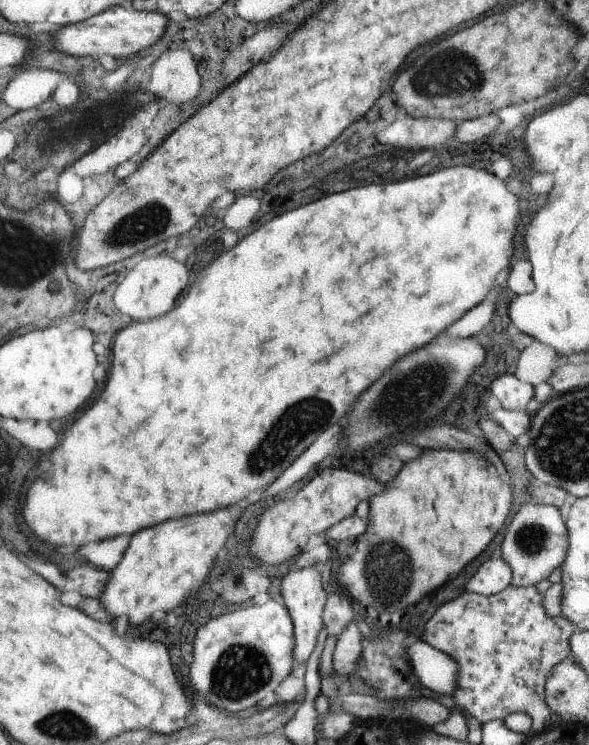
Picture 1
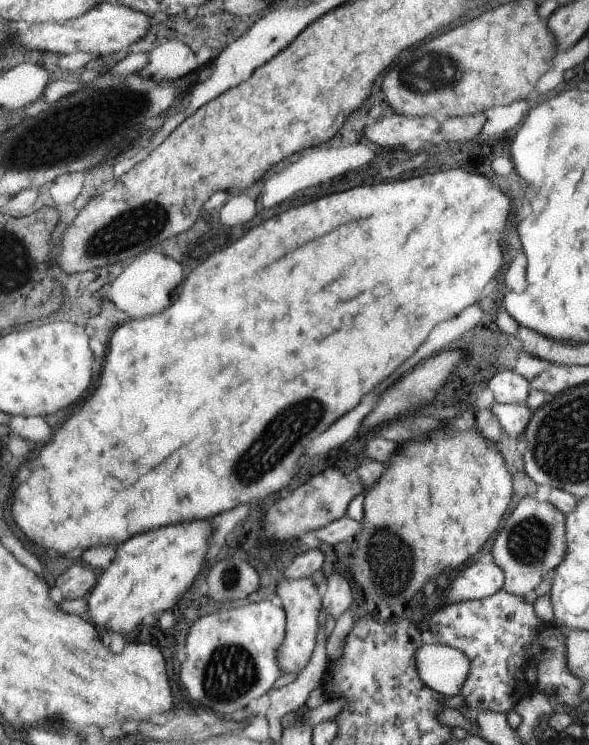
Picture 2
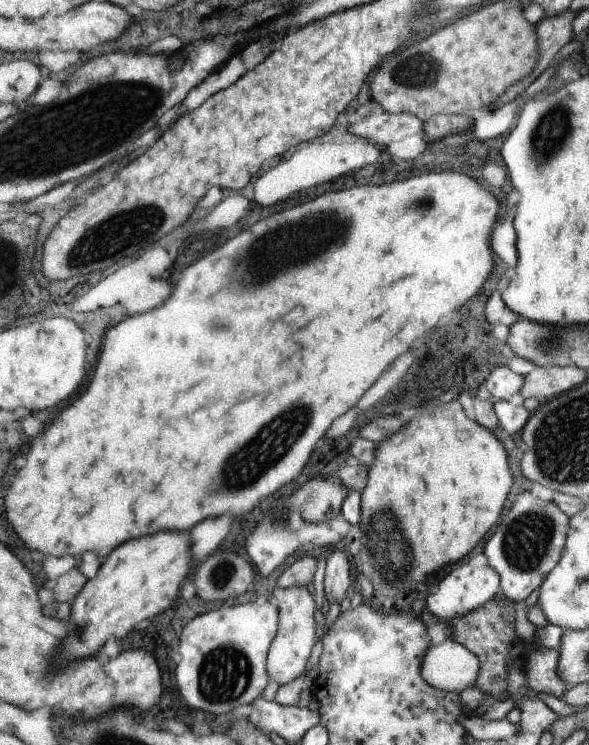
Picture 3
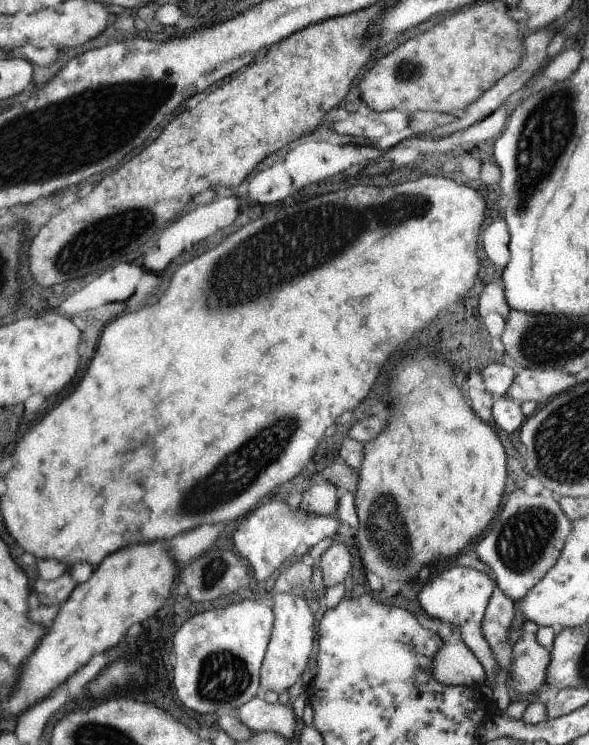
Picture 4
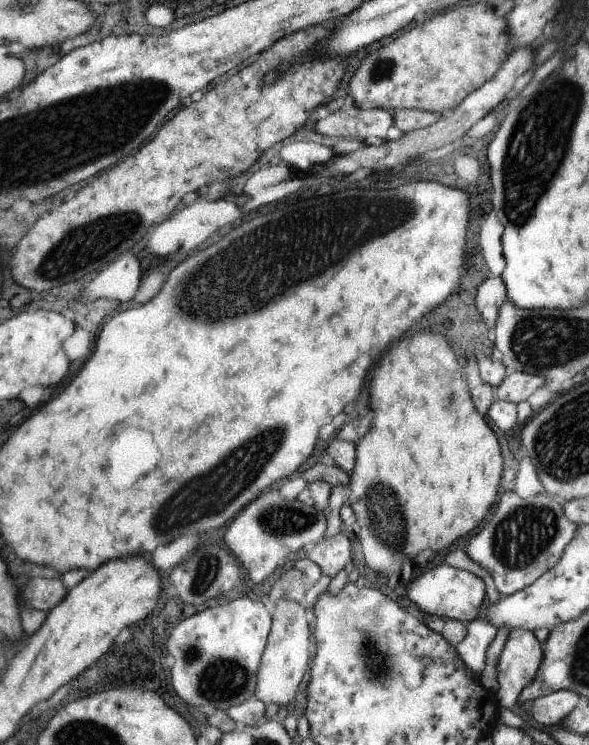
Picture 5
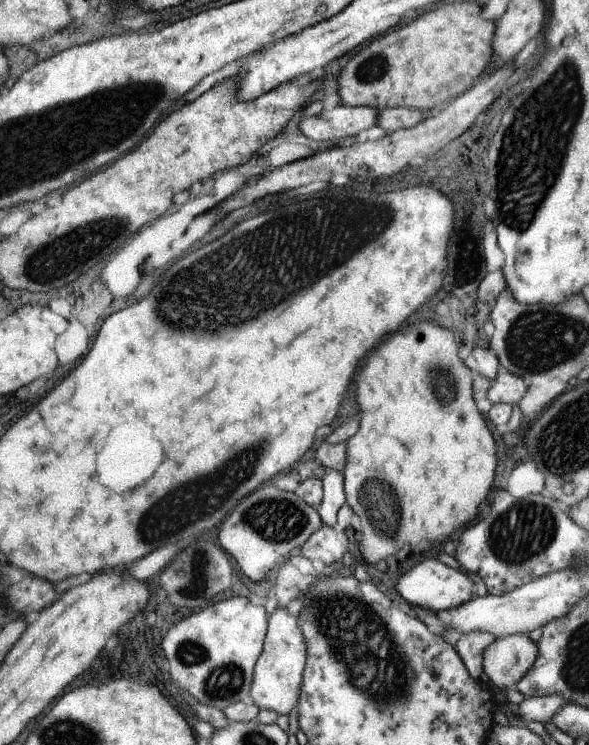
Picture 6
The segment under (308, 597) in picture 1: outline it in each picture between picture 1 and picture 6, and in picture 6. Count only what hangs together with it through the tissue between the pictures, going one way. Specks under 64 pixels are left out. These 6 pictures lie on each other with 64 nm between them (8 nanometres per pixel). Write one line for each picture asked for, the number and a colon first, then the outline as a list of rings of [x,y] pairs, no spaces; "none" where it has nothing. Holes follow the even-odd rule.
2: [[[299,578],[299,580],[283,580],[277,584],[277,598],[285,612],[285,636],[275,652],[275,664],[283,674],[299,674],[307,662],[311,660],[311,654],[317,644],[317,636],[321,630],[317,628],[317,612],[321,610],[321,594],[319,586],[315,588],[311,578]]]
3: [[[309,586],[305,588],[273,588],[273,596],[277,600],[277,614],[279,614],[279,622],[277,622],[277,632],[273,636],[273,642],[267,650],[267,660],[265,660],[265,670],[267,670],[267,678],[269,682],[277,682],[279,688],[293,682],[295,678],[305,674],[305,662],[309,658],[309,652],[315,644],[315,602],[313,592]]]
4: [[[273,594],[273,628],[271,638],[265,650],[265,658],[261,662],[259,672],[259,690],[257,696],[265,696],[267,692],[287,694],[287,690],[301,680],[301,674],[309,662],[309,654],[313,648],[313,616],[305,604],[305,596],[293,596],[293,594]]]
5: [[[277,600],[277,604],[271,608],[271,632],[267,636],[267,644],[263,648],[259,668],[257,668],[257,680],[255,680],[255,694],[253,698],[261,702],[263,706],[277,706],[287,708],[295,694],[299,692],[299,686],[303,684],[303,676],[309,670],[309,622],[305,616],[305,610],[297,602]]]
6: [[[275,610],[271,616],[267,616],[267,634],[263,642],[263,650],[253,666],[253,680],[249,688],[249,698],[259,712],[269,710],[277,716],[287,716],[301,696],[301,684],[303,684],[303,670],[305,670],[305,642],[299,630],[299,616],[289,616],[285,610]]]

